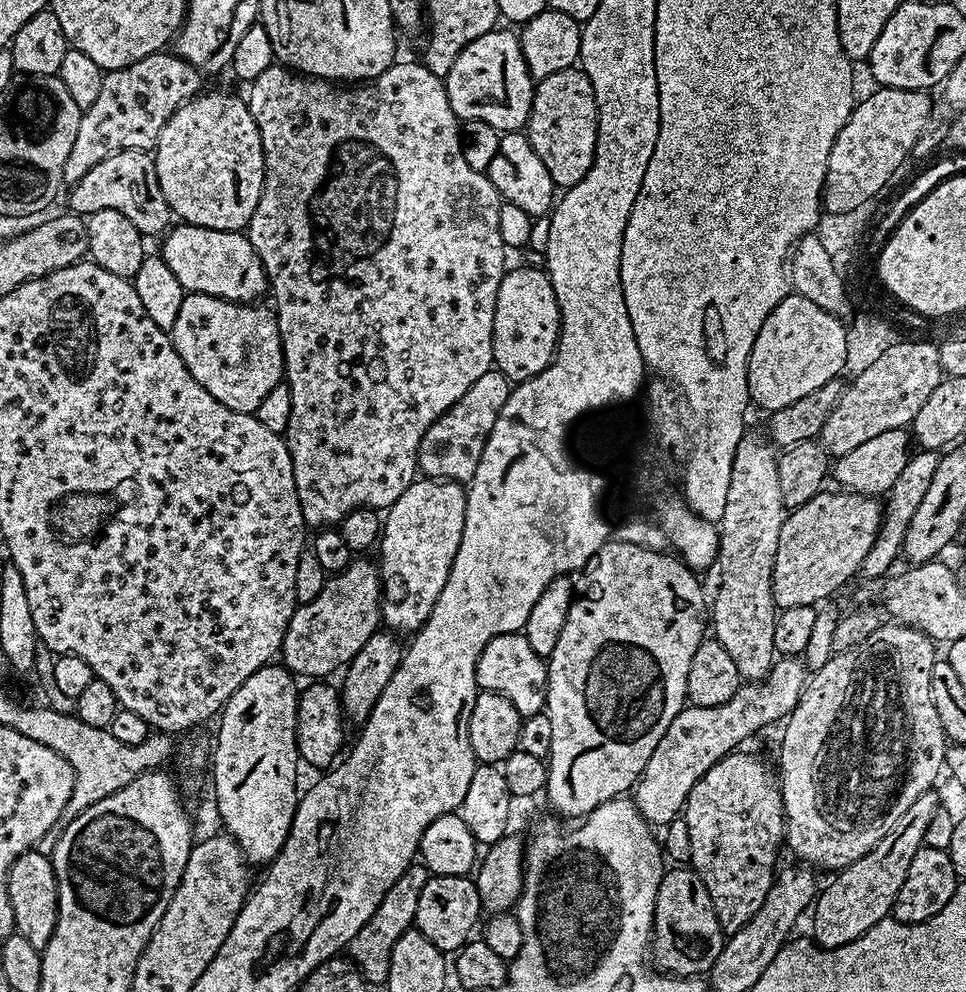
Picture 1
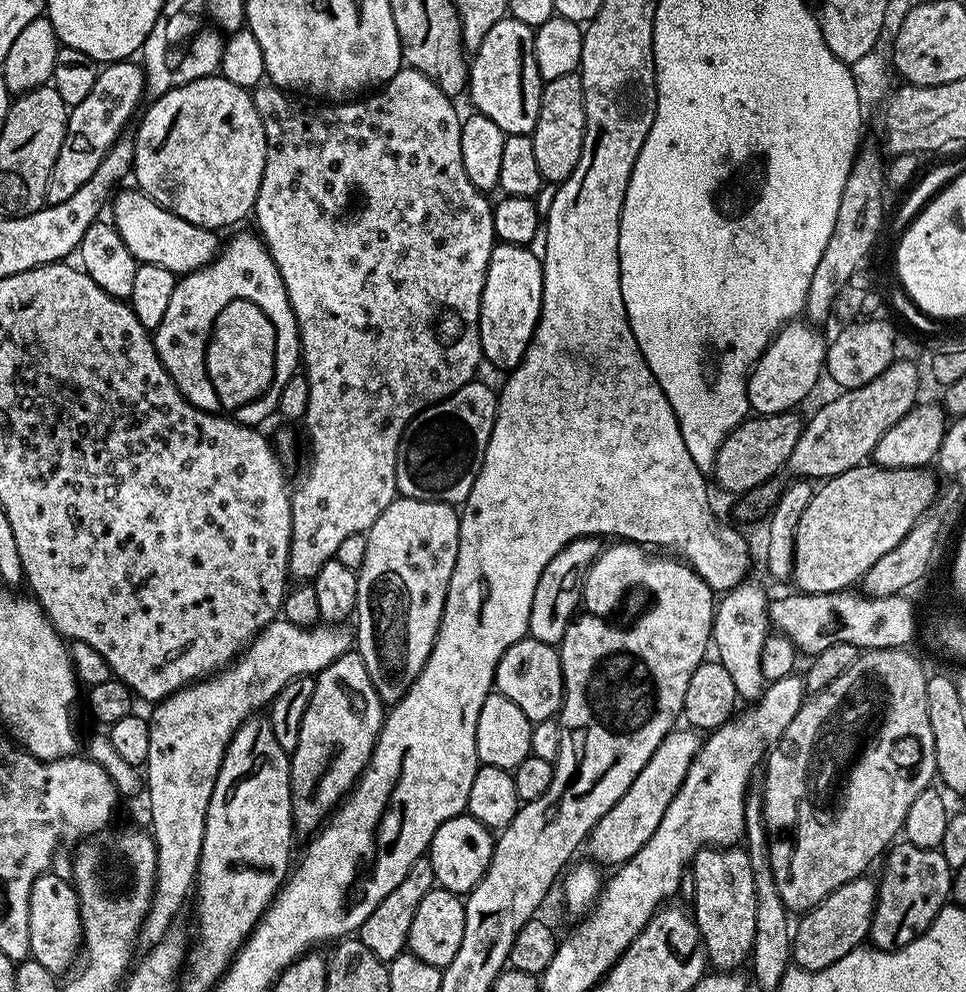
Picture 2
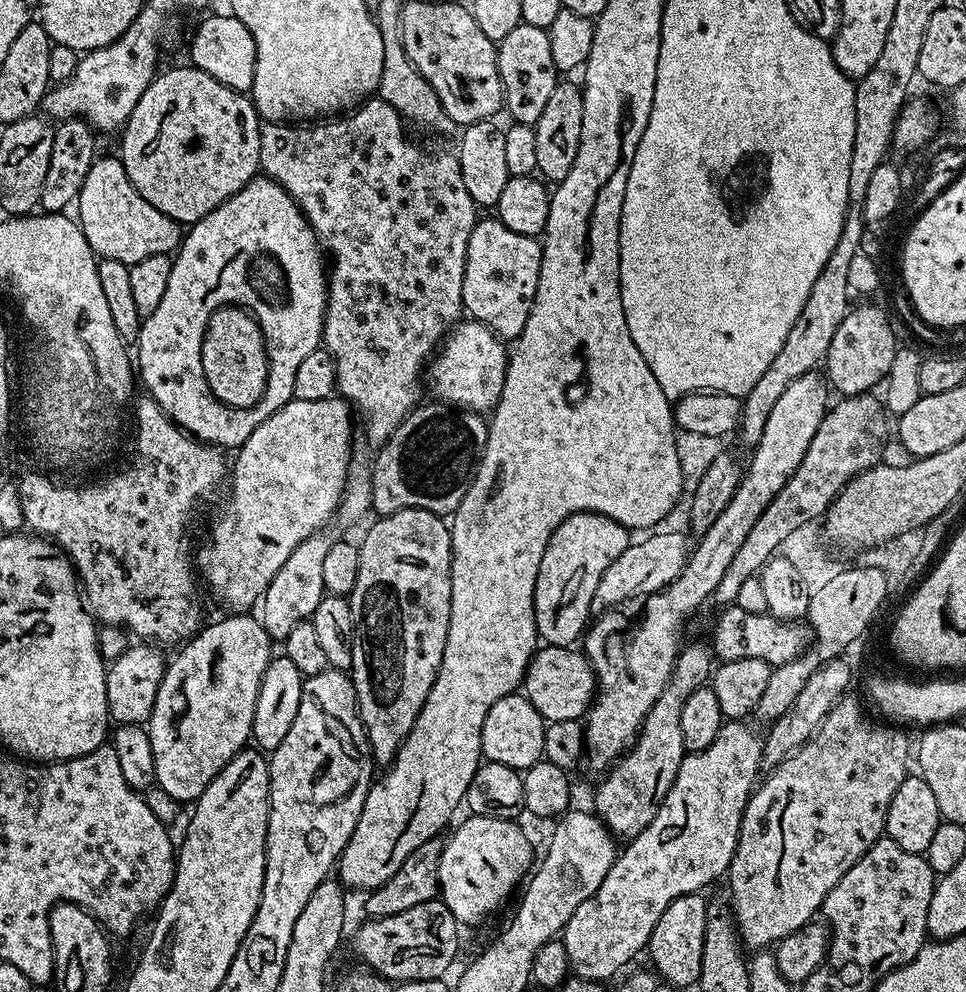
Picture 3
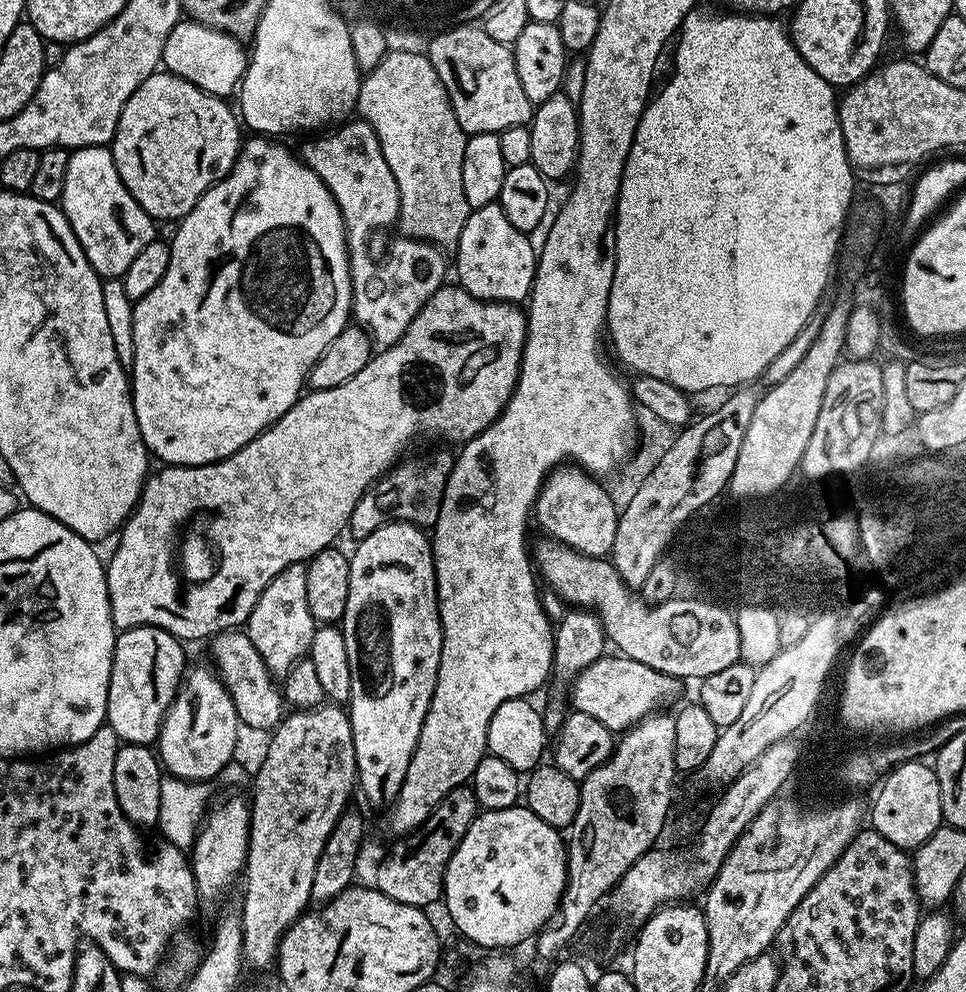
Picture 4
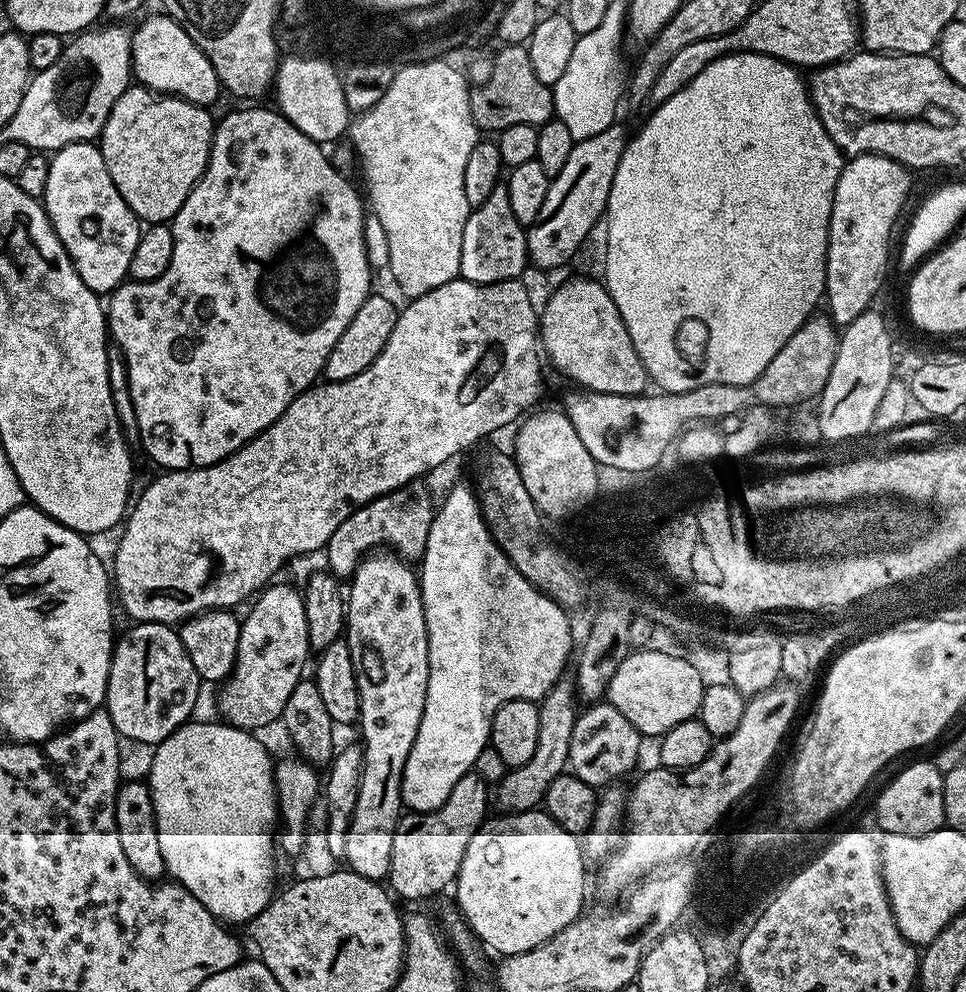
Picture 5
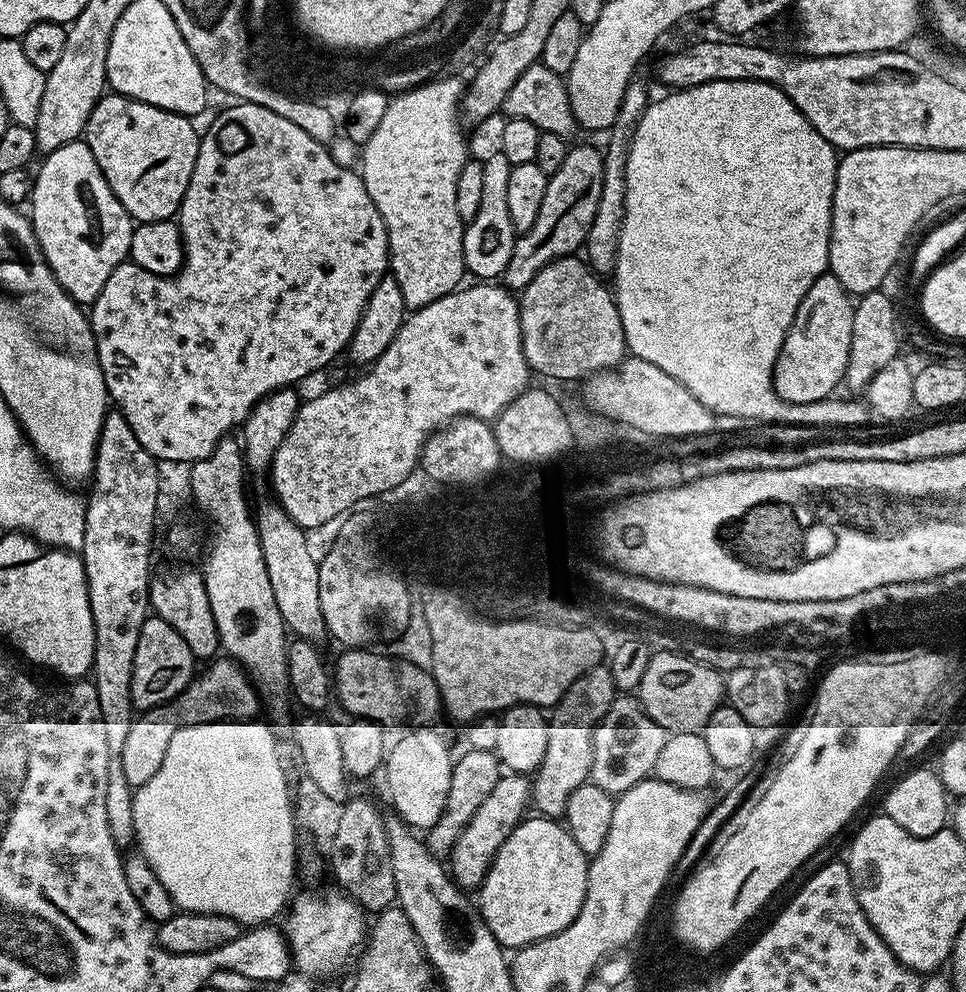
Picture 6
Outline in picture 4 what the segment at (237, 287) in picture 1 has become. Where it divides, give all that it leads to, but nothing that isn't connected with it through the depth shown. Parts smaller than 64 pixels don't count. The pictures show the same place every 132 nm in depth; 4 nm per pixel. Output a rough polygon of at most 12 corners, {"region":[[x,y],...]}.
{"region":[[111,147],[75,149],[58,207],[90,266],[120,278],[157,239]]}

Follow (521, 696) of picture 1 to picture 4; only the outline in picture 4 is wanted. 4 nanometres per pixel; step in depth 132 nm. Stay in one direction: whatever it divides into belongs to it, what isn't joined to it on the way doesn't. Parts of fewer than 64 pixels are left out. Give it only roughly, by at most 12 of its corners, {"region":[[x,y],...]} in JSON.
{"region":[[605,654],[570,684],[571,707],[623,734],[681,681]]}

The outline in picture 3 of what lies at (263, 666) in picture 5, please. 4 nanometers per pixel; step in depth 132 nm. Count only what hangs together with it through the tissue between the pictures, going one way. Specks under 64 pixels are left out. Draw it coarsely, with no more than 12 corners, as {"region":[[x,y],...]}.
{"region":[[315,532],[294,546],[264,592],[273,641],[311,620],[326,593],[322,561],[333,542]]}

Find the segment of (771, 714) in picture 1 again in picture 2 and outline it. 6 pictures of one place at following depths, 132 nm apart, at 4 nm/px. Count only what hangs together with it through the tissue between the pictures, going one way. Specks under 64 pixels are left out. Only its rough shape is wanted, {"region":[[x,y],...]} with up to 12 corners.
{"region":[[668,733],[586,852],[619,866],[658,830],[701,733]]}

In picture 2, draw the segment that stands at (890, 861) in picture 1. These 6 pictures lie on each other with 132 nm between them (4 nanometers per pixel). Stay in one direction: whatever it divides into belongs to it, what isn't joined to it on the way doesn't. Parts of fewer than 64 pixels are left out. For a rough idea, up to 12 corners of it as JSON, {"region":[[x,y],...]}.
{"region":[[877,881],[838,886],[795,921],[795,967],[826,970],[869,939]]}

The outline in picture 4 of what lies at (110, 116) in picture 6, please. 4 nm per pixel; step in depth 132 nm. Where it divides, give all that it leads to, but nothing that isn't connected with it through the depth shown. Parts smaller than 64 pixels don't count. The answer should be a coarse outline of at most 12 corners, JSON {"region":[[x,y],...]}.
{"region":[[167,70],[122,106],[110,145],[157,222],[234,166],[242,124]]}

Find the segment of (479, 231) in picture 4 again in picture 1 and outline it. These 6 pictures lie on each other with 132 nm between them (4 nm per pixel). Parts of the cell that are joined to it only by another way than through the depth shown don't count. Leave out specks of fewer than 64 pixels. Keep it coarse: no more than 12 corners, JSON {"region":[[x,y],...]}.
{"region":[[540,268],[505,271],[492,362],[509,382],[556,357],[560,311]]}

